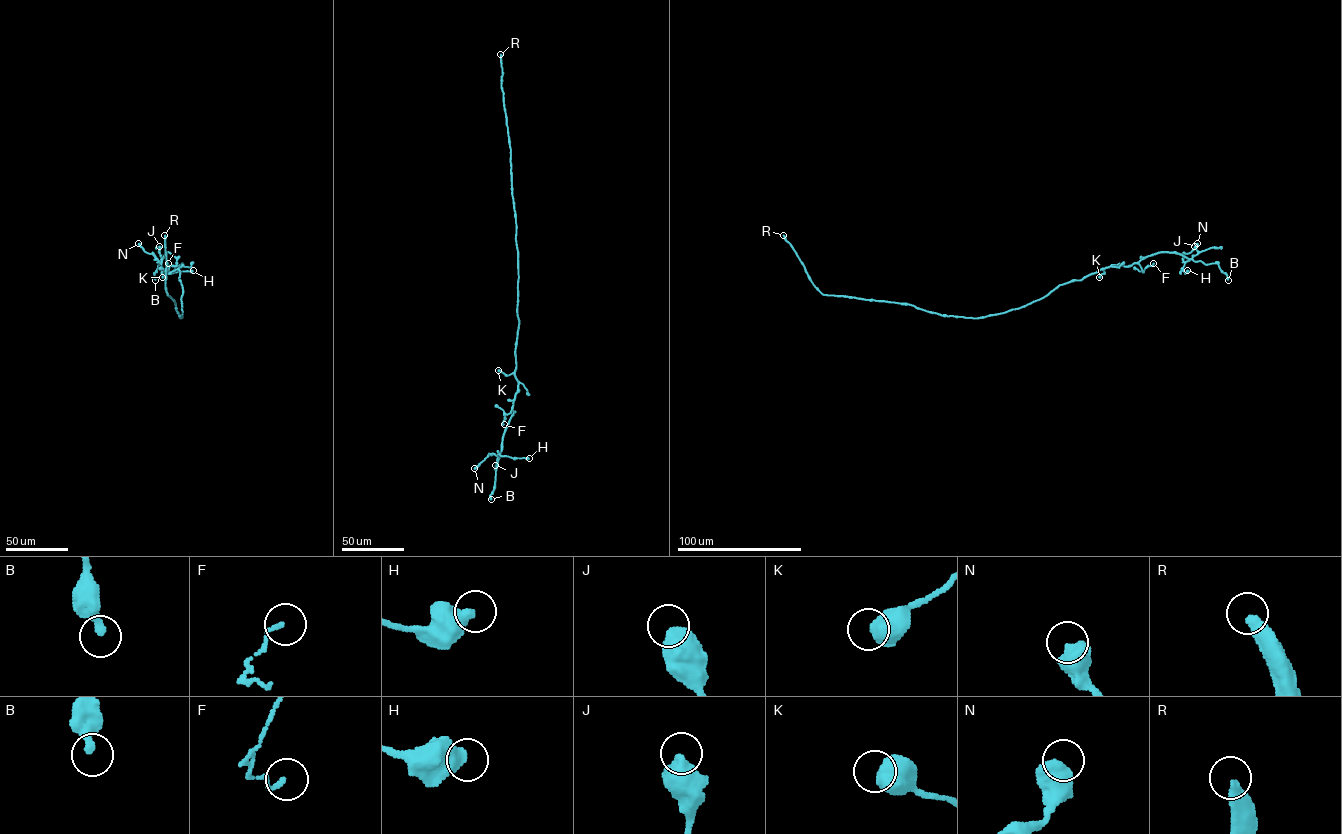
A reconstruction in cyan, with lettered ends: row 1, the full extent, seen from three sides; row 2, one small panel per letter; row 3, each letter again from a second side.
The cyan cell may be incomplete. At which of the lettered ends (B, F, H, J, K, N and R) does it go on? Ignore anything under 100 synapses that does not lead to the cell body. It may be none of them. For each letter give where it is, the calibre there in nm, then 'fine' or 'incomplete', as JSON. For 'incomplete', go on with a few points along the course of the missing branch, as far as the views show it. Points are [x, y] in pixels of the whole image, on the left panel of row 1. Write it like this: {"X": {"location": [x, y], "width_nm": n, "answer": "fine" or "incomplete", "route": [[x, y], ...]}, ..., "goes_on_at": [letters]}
{"B": {"location": [155, 280], "width_nm": 340, "answer": "fine"}, "F": {"location": [168, 263], "width_nm": 130, "answer": "fine"}, "H": {"location": [193, 270], "width_nm": 600, "answer": "fine"}, "J": {"location": [159, 246], "width_nm": 650, "answer": "fine"}, "K": {"location": [162, 277], "width_nm": 700, "answer": "fine"}, "N": {"location": [138, 243], "width_nm": 800, "answer": "fine"}, "R": {"location": [164, 235], "width_nm": 360, "answer": "incomplete", "route": [[164, 235], [171, 164], [184, 137], [184, 151], [192, 161], [184, 166], [186, 199], [179, 253], [167, 261]]}, "goes_on_at": ["R"]}

